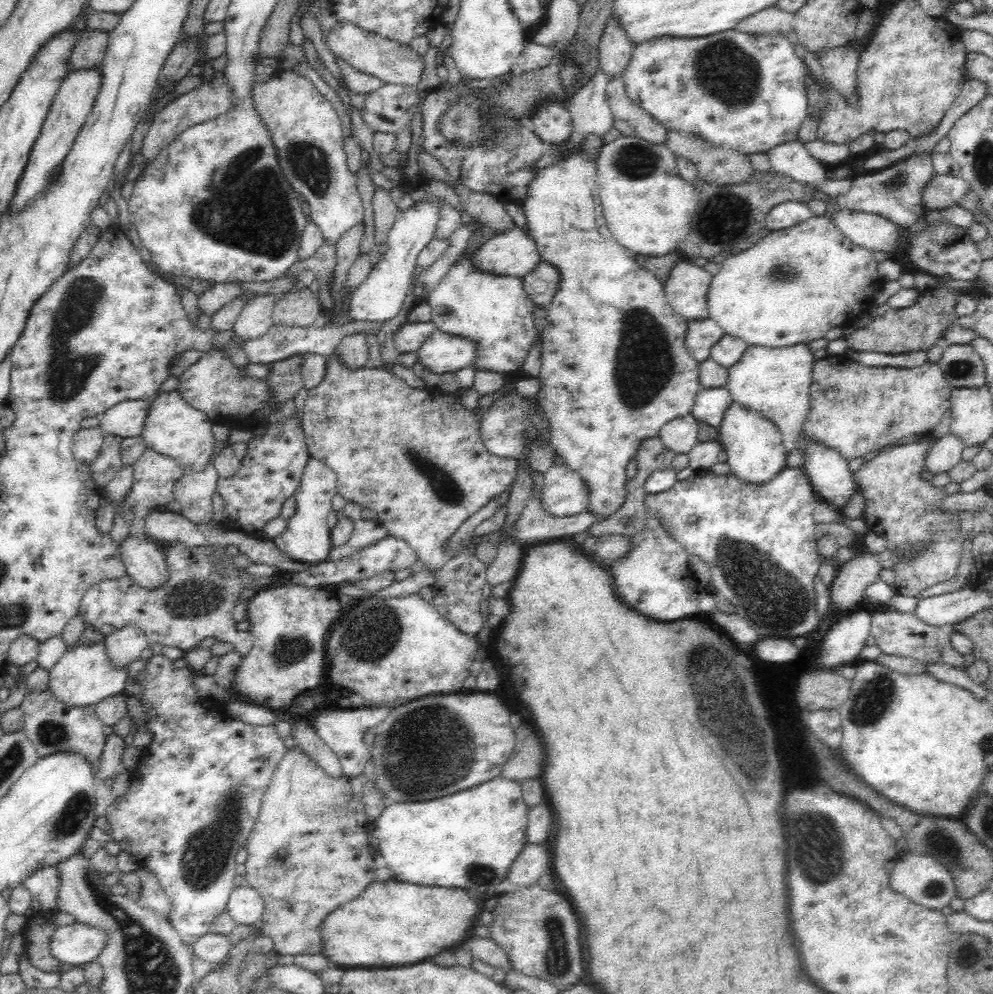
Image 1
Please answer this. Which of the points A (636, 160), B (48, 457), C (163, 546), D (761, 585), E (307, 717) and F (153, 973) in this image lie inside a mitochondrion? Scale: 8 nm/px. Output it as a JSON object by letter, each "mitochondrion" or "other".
{"A":"mitochondrion","B":"other","C":"other","D":"mitochondrion","E":"other","F":"mitochondrion"}

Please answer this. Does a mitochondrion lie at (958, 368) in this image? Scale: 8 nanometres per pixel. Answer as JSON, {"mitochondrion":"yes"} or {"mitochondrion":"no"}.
{"mitochondrion":"yes"}

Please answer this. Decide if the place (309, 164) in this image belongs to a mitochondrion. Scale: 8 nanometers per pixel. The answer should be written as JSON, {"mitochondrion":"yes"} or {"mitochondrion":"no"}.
{"mitochondrion":"yes"}

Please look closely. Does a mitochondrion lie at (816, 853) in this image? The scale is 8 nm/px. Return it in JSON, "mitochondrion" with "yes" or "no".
{"mitochondrion":"yes"}

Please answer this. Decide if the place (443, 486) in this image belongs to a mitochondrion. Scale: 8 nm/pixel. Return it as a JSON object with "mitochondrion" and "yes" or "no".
{"mitochondrion":"yes"}

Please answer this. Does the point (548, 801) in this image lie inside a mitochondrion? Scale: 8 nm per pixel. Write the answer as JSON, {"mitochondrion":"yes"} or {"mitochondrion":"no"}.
{"mitochondrion":"no"}

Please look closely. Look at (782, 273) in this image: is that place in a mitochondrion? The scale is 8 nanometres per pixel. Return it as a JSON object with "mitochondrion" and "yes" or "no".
{"mitochondrion":"yes"}

